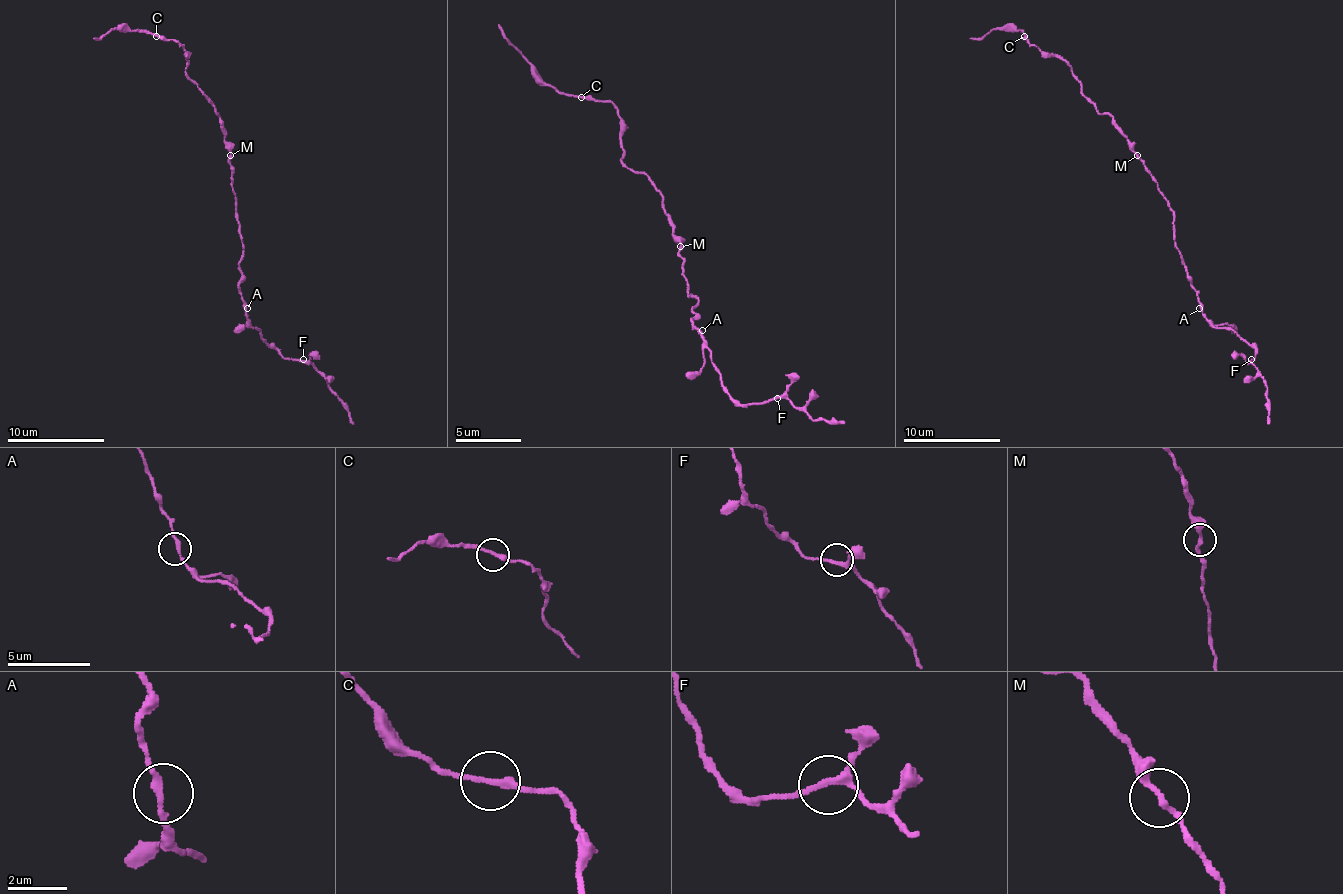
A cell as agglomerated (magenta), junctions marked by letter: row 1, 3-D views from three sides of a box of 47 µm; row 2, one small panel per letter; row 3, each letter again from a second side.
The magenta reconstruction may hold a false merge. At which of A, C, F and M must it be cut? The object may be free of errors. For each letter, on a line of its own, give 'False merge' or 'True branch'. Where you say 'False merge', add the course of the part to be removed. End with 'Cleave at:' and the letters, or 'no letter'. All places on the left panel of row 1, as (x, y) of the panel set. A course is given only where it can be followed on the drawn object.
A: True branch
C: True branch
F: True branch
M: True branch
Cleave at: no letter

